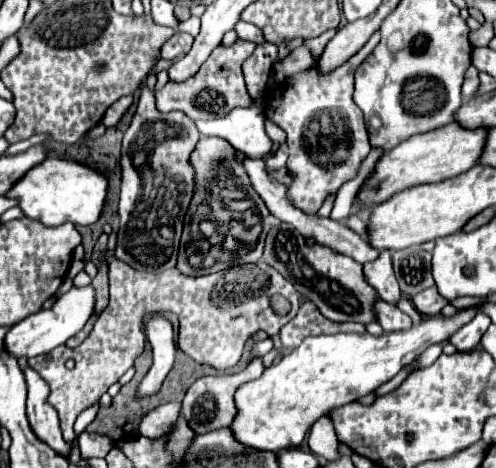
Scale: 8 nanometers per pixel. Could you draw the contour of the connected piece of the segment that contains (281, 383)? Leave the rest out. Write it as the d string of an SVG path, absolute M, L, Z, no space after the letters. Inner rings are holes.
M475 308L457 312L453 318L425 318L407 332L391 332L379 338L371 334L311 336L299 348L285 354L279 364L265 368L261 378L245 382L235 392L237 414L231 432L237 442L255 450L285 450L299 446L307 430L329 410L349 404L391 380L405 364L419 356L427 346L447 340L457 326L475 316ZM303 398L303 412L301 412Z

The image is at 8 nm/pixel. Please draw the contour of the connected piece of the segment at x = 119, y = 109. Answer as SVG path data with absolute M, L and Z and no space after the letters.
M123 96L119 98L115 104L111 104L103 116L103 124L105 128L113 128L119 124L119 120L123 118L123 114L129 110L129 106L133 104L133 96Z

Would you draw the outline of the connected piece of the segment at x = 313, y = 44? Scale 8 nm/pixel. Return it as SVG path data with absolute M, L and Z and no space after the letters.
M327 30L325 34L321 34L321 36L317 36L317 38L309 38L309 40L305 40L303 46L307 46L307 48L311 50L311 54L315 56L315 60L317 60L317 58L323 54L327 42L329 42L335 34L337 34L337 30Z

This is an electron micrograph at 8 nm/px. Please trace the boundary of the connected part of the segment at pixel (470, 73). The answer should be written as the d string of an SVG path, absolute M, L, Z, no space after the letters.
M469 66L467 68L467 74L465 74L465 82L463 82L463 102L469 102L475 92L477 92L477 86L479 86L479 78L477 78L477 68L475 66Z

